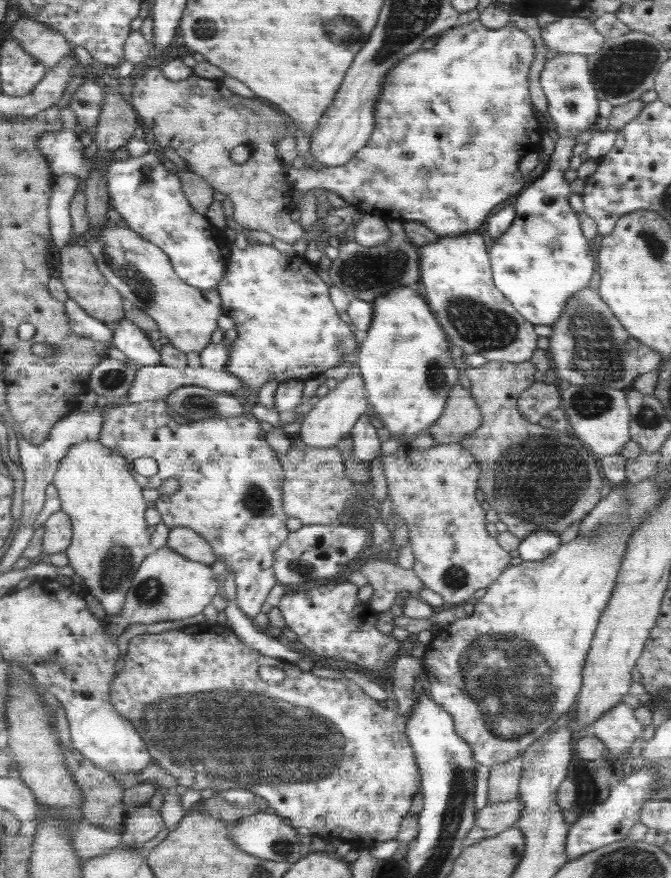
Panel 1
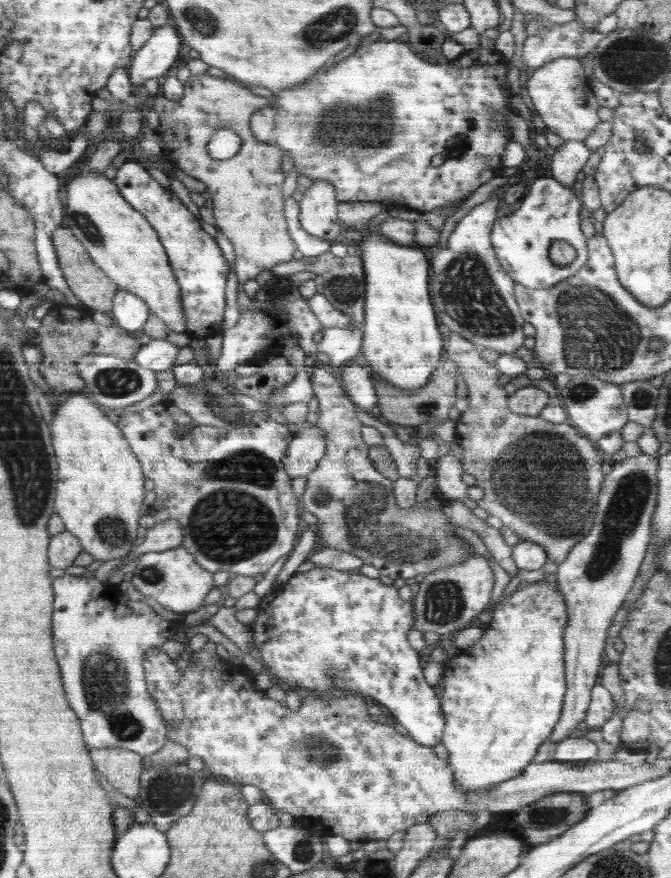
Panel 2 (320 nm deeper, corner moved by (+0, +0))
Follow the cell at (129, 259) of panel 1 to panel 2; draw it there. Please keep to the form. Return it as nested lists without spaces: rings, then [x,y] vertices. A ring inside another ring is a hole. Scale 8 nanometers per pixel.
[[[80,173],[68,182],[66,190],[68,206],[64,213],[63,226],[73,230],[89,251],[90,258],[120,289],[145,299],[152,315],[158,316],[170,330],[185,333],[188,330],[188,319],[185,316],[184,303],[181,302],[181,287],[157,229],[149,219],[126,202],[117,183],[108,179],[104,173]]]

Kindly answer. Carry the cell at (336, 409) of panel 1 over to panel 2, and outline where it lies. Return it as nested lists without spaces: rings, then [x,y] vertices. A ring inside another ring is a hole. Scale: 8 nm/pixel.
[[[314,425],[297,431],[293,445],[288,448],[288,454],[284,459],[286,472],[289,472],[292,478],[313,473],[317,469],[318,462],[325,457],[326,448],[325,430]]]

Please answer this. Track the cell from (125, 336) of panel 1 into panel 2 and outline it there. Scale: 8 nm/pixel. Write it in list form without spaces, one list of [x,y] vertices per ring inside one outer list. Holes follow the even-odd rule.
[[[119,288],[113,298],[111,315],[114,324],[118,324],[126,332],[140,334],[152,316],[152,311],[145,299]]]

